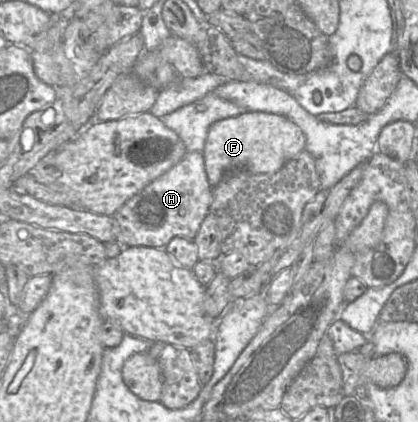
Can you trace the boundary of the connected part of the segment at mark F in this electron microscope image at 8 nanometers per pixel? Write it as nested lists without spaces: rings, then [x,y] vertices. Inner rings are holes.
[[[245,111],[212,124],[202,153],[208,181],[214,188],[224,174],[234,168],[244,168],[256,174],[273,174],[305,150],[305,146],[304,133],[286,117]]]

